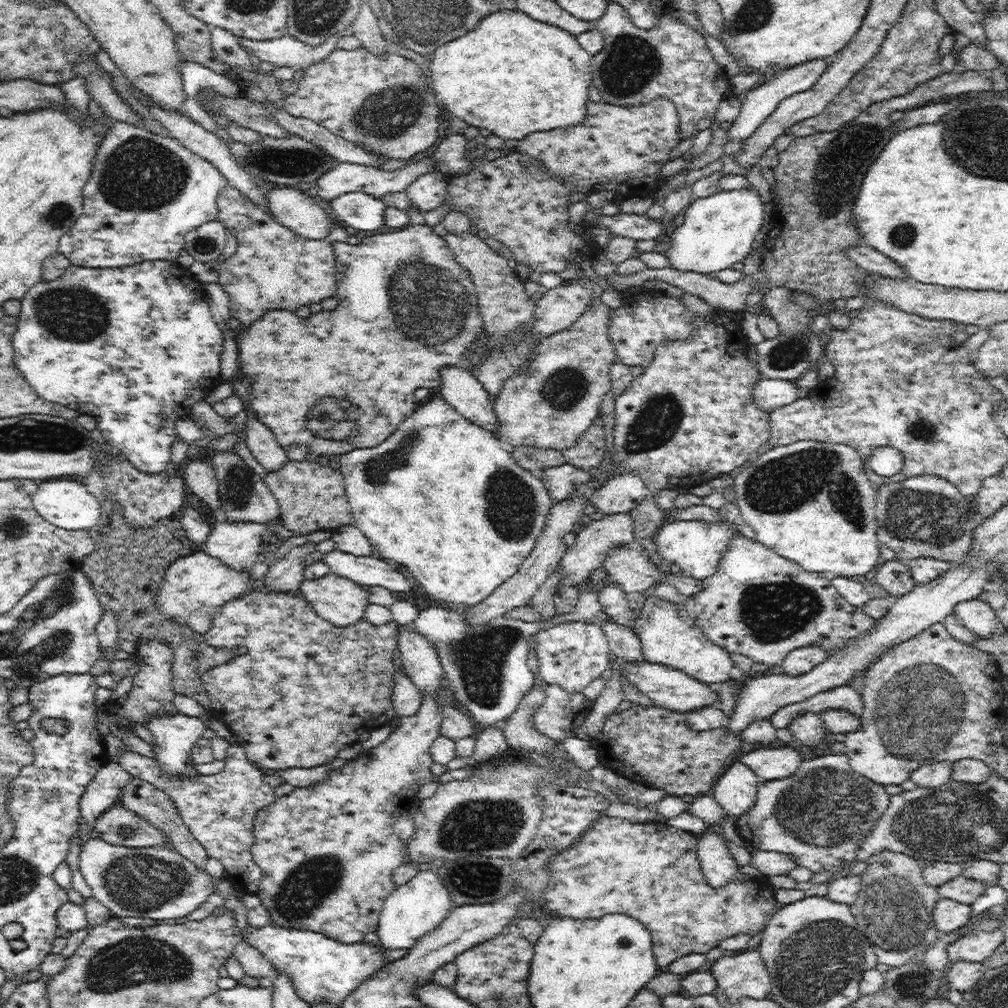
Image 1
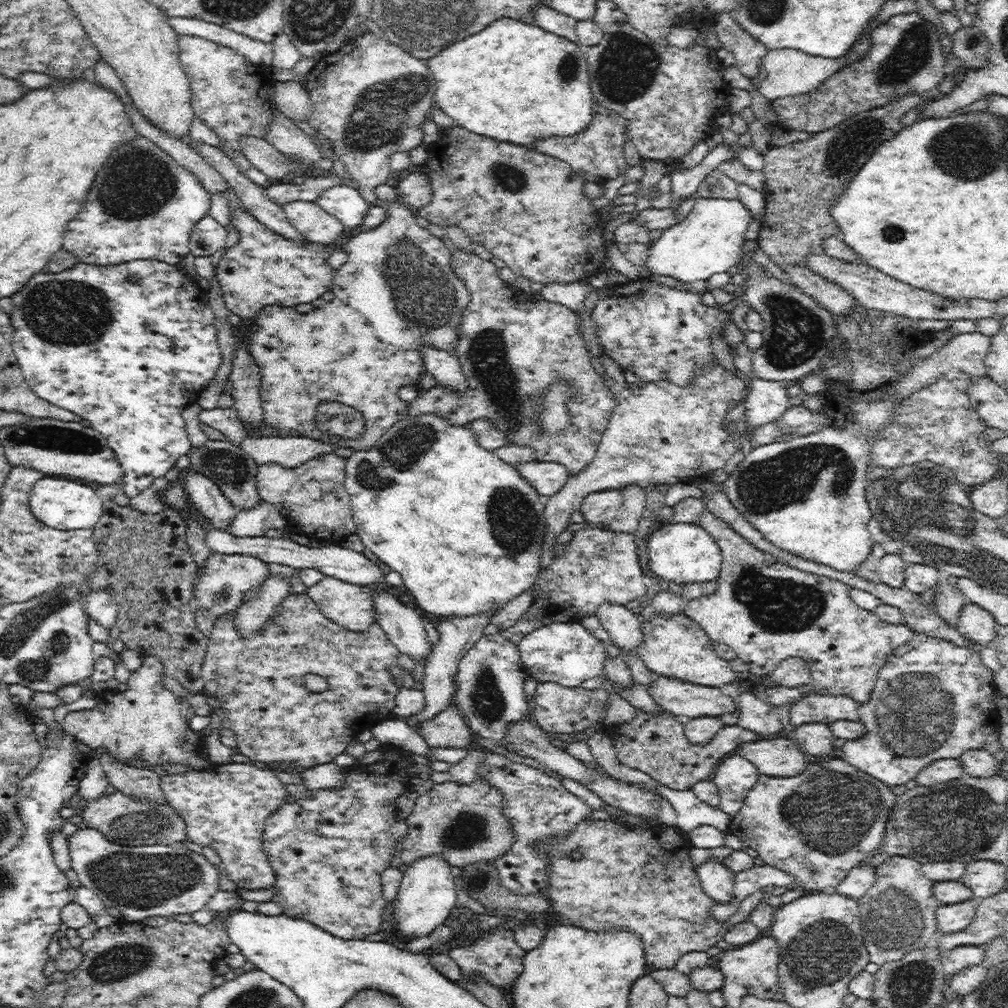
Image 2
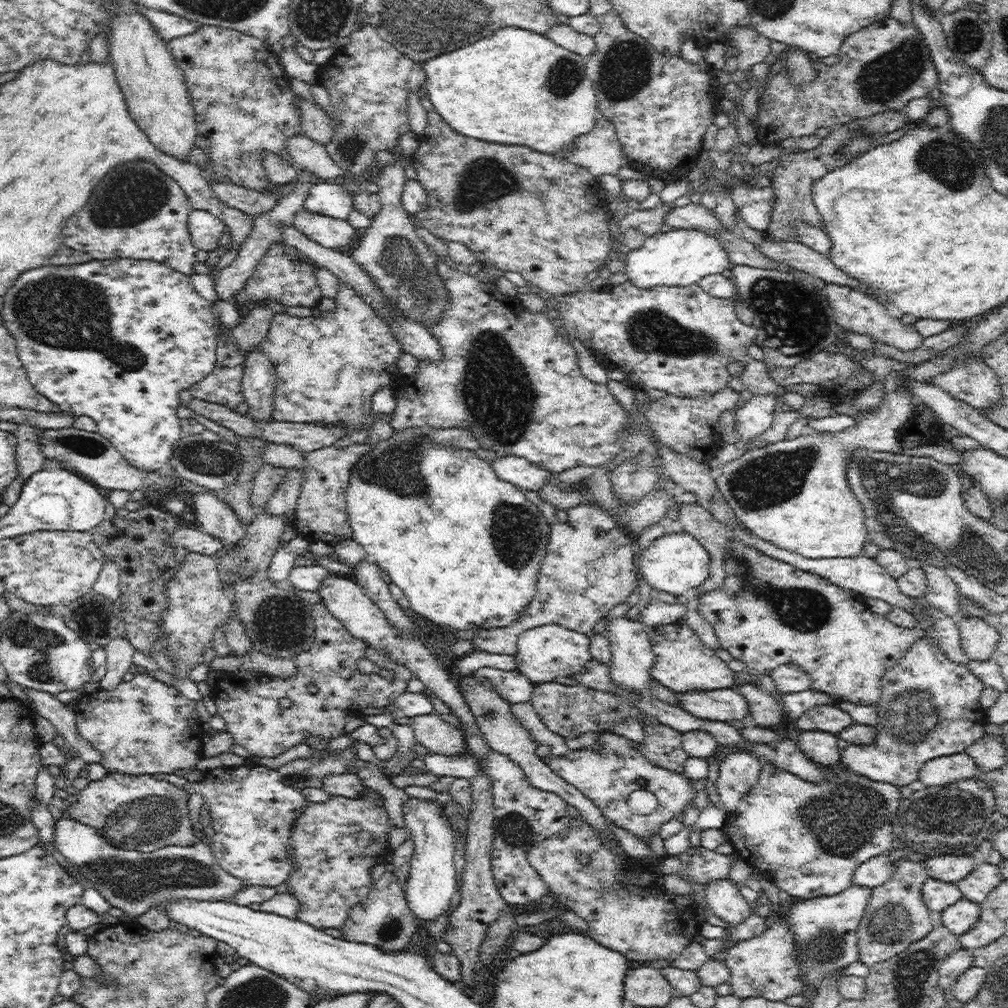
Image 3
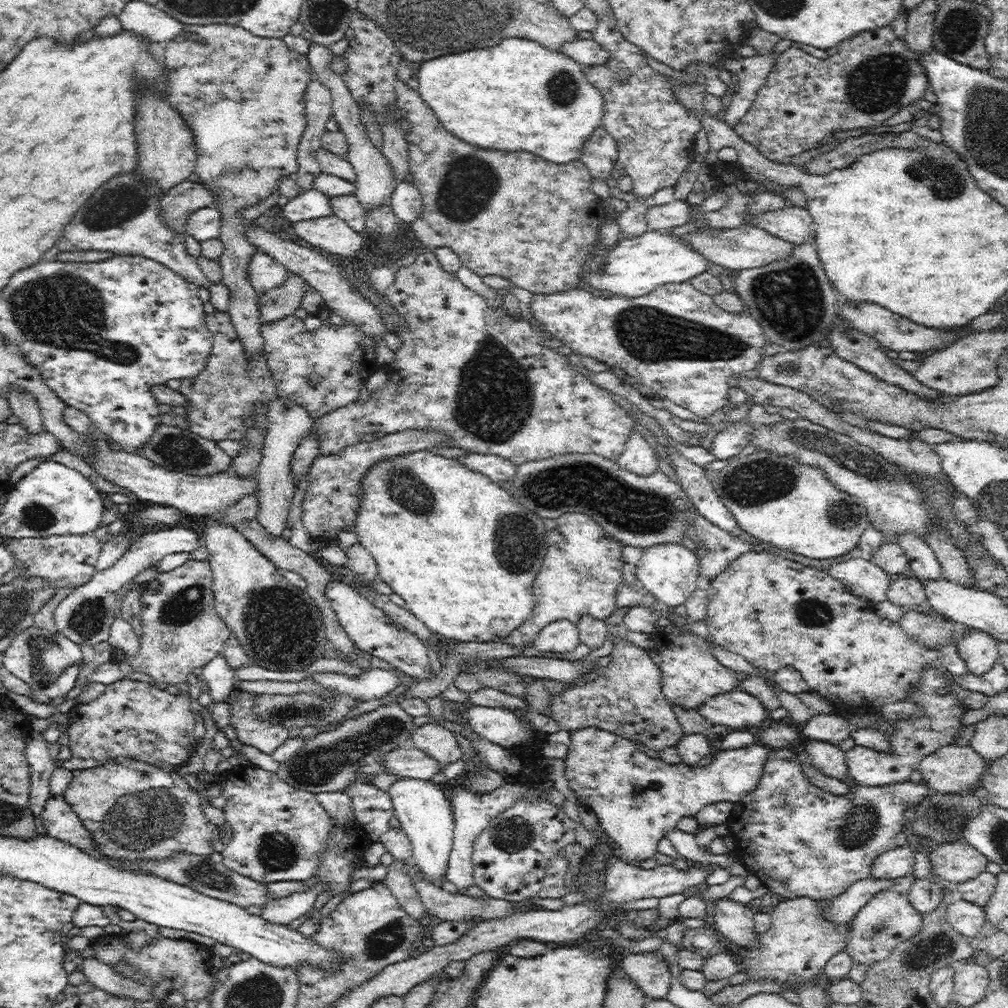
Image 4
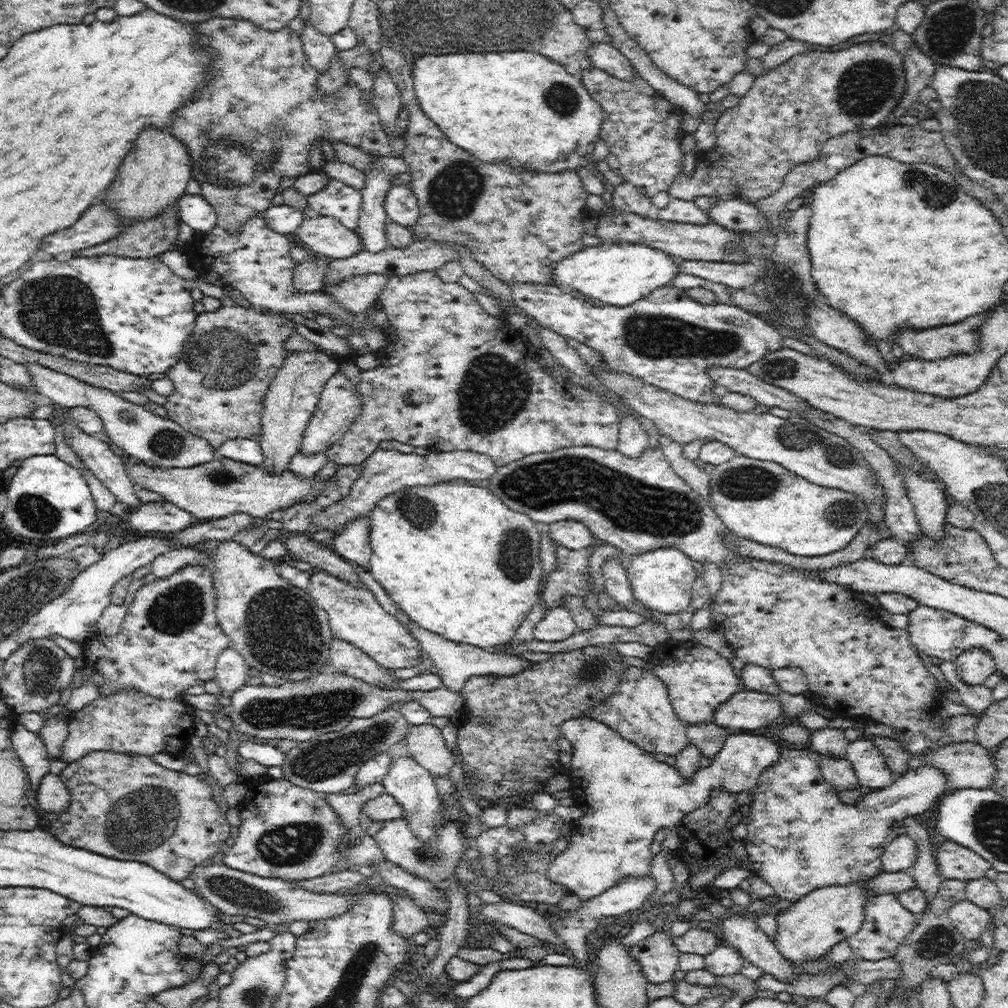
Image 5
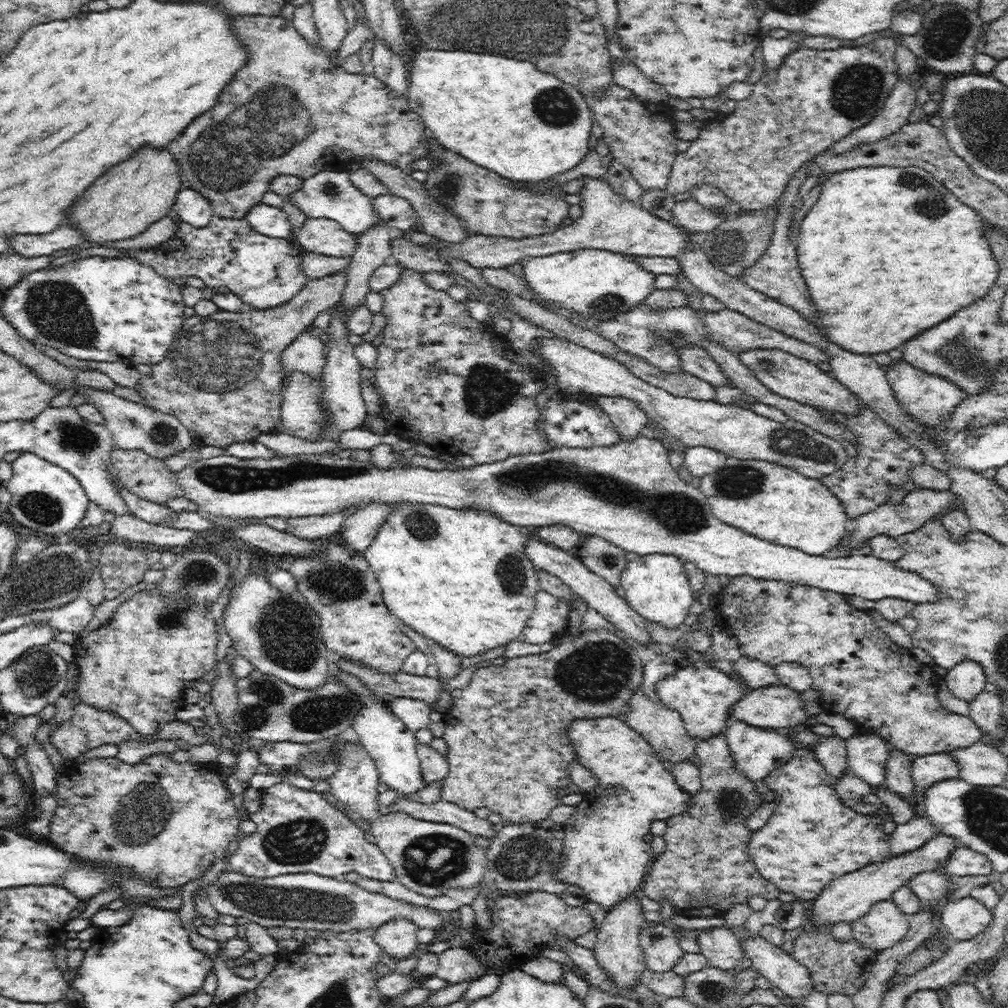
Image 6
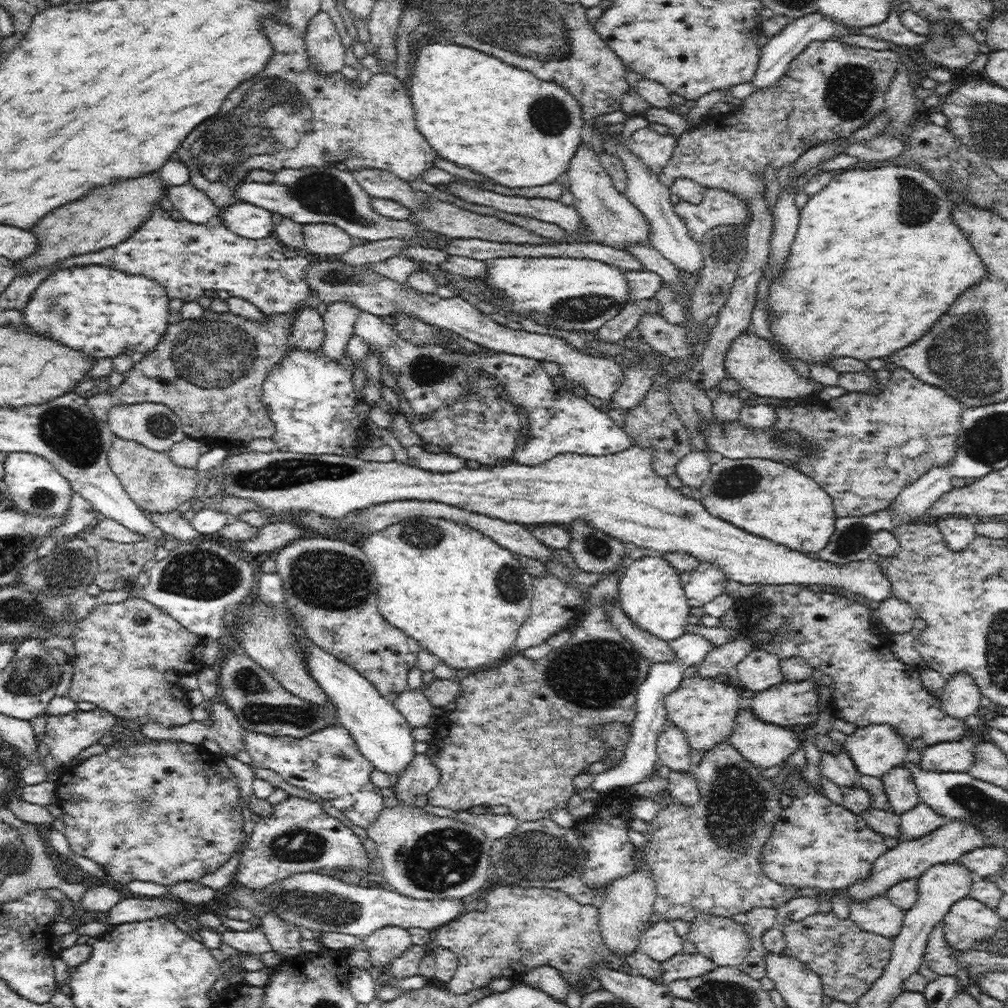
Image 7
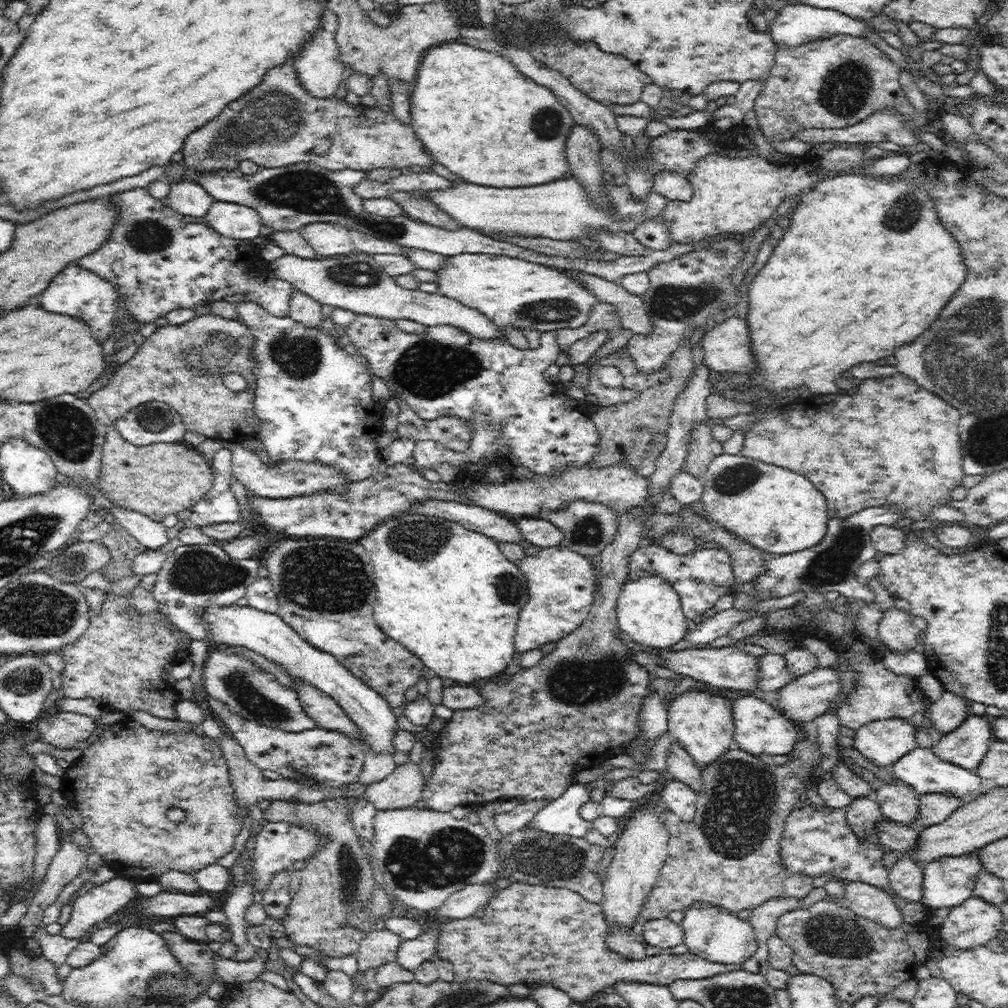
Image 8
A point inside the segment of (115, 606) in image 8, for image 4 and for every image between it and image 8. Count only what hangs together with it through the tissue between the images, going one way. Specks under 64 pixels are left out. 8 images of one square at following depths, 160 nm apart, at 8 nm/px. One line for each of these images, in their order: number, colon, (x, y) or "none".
4: (181, 629)
5: (170, 639)
6: (136, 664)
7: (123, 650)

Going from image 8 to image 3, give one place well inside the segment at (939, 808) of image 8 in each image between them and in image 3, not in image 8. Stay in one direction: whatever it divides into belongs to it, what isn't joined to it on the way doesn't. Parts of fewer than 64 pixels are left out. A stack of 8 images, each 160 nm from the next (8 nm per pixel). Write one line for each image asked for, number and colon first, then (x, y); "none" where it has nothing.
3: (874, 872)
4: (896, 863)
5: (900, 854)
6: (911, 835)
7: (921, 820)

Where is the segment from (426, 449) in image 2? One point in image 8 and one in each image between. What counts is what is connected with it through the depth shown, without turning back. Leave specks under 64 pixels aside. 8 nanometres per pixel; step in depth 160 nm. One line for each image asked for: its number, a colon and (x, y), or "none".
3: (415, 507)
4: (458, 548)
5: (460, 563)
6: (461, 577)
7: (463, 597)
8: (434, 577)

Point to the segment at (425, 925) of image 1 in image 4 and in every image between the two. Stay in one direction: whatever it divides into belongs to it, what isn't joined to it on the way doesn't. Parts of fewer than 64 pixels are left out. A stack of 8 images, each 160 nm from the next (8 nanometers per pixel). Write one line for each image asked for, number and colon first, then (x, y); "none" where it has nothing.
2: (427, 894)
3: (432, 882)
4: (425, 813)

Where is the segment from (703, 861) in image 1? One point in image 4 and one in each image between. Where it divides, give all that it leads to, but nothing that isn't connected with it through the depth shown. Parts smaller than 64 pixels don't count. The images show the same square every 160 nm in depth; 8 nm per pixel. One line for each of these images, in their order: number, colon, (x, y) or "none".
2: (717, 880)
3: (724, 899)
4: (734, 921)

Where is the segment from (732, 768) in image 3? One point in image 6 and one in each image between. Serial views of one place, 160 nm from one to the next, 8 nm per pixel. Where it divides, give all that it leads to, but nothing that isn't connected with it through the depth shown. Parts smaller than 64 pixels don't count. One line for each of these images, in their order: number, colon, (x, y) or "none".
4: (638, 800)
5: (626, 794)
6: (604, 853)

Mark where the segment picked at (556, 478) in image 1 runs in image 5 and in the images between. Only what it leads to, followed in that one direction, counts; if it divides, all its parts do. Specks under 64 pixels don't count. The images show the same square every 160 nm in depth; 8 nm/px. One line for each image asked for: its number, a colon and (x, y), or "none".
2: (547, 478)
3: (517, 470)
4: (496, 469)
5: (385, 472)

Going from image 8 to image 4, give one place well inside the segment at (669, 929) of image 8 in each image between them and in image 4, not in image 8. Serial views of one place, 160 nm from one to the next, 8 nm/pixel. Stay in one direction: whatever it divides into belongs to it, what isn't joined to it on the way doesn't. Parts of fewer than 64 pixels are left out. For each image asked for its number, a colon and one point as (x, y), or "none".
4: (650, 972)
5: (658, 956)
6: (661, 948)
7: (660, 942)

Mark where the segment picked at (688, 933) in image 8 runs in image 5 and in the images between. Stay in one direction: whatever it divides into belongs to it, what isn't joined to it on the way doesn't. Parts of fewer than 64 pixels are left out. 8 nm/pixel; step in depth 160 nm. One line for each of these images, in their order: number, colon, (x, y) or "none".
5: (725, 961)
6: (722, 949)
7: (725, 943)

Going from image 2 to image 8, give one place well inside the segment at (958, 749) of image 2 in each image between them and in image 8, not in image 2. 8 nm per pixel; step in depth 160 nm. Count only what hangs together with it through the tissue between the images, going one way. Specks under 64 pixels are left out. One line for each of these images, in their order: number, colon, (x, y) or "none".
3: (929, 706)
4: (914, 738)
5: (870, 766)
6: (867, 754)
7: (875, 749)
8: (883, 741)

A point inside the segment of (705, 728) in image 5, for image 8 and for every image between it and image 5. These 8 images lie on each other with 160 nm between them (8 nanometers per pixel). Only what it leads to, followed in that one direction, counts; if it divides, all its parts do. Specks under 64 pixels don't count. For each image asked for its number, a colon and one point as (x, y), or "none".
6: (706, 868)
7: (707, 858)
8: (728, 855)

